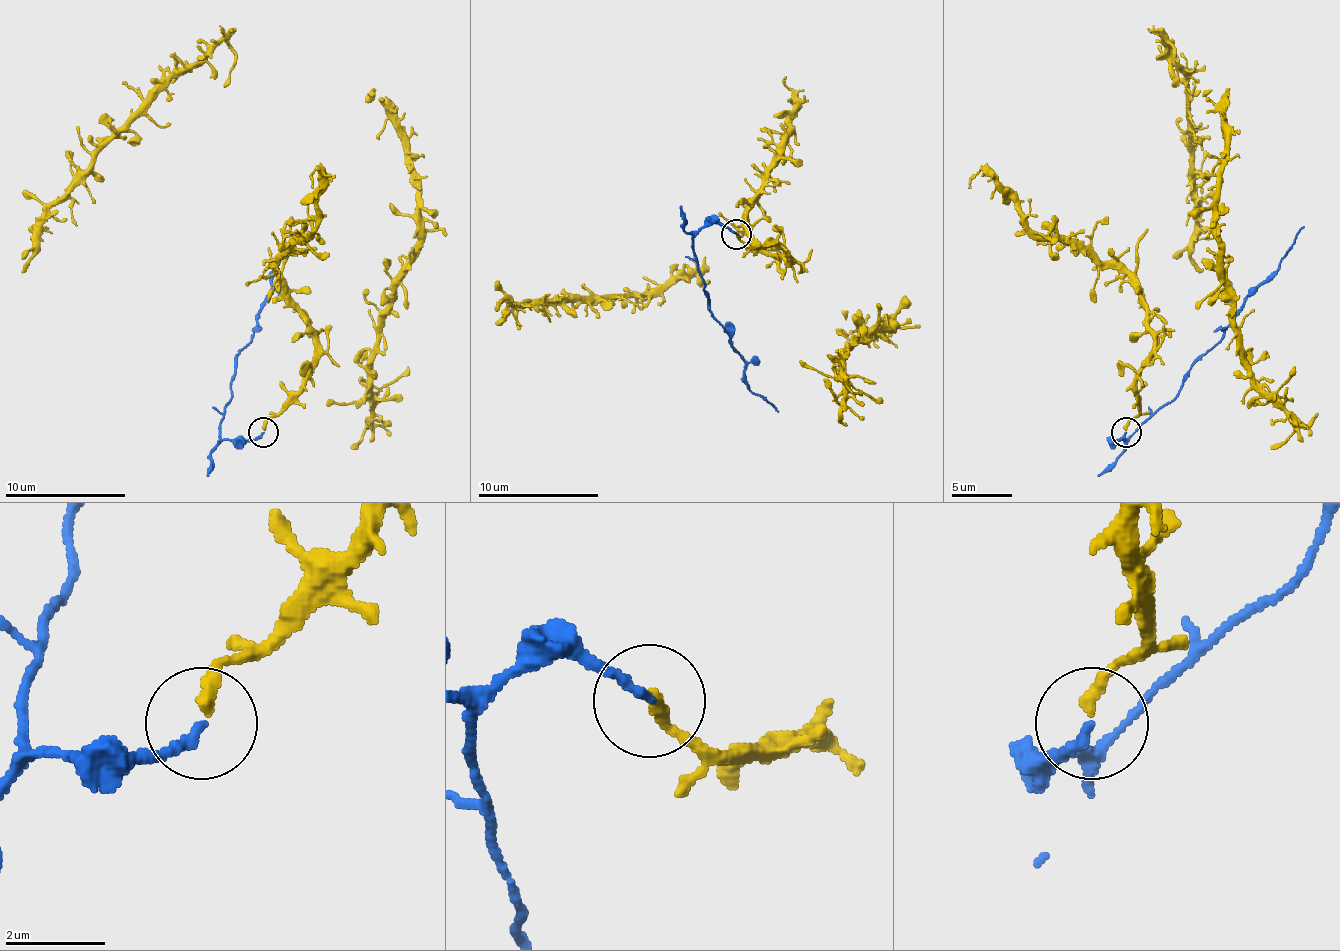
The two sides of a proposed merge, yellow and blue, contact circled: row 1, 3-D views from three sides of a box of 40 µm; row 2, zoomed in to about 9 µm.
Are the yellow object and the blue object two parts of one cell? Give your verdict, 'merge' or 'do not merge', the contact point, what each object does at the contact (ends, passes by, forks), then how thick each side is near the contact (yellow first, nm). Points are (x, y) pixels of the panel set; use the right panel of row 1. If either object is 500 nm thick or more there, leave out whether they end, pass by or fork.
do not merge; place (1126, 432); yellow ends; blue ends; calibres 240 and 200 nm

